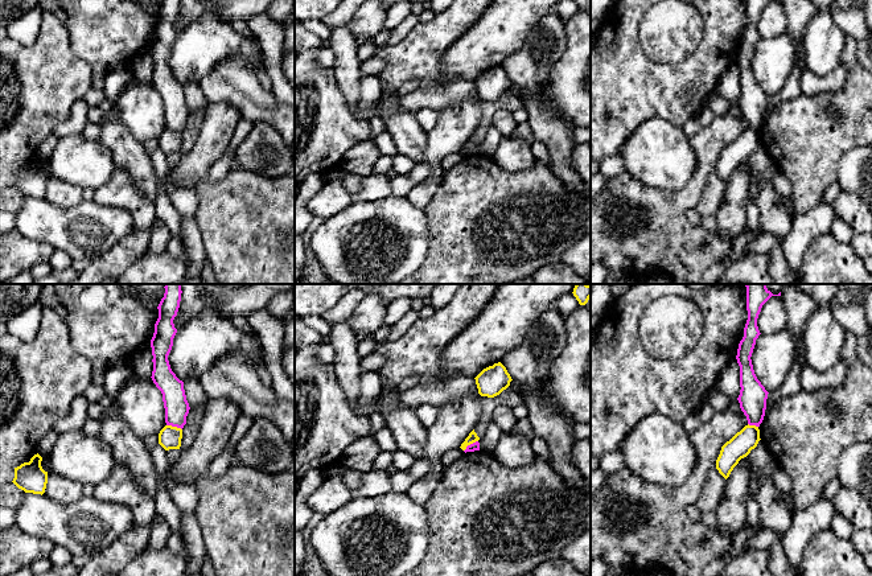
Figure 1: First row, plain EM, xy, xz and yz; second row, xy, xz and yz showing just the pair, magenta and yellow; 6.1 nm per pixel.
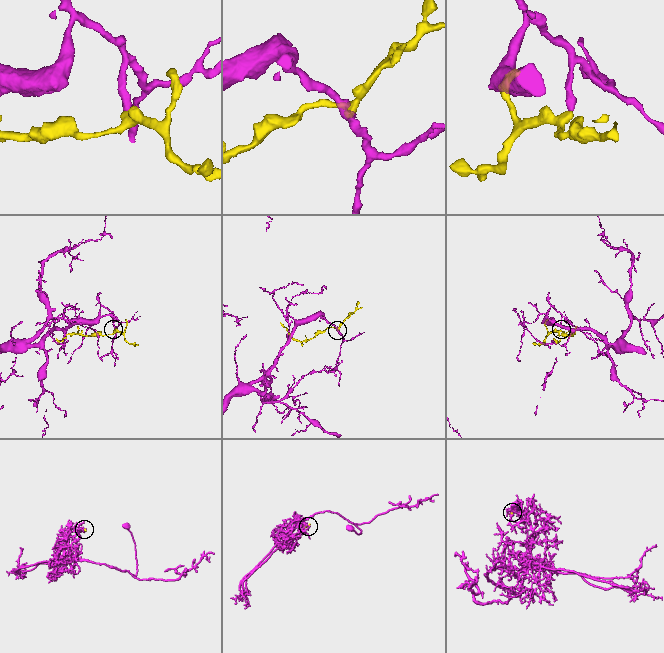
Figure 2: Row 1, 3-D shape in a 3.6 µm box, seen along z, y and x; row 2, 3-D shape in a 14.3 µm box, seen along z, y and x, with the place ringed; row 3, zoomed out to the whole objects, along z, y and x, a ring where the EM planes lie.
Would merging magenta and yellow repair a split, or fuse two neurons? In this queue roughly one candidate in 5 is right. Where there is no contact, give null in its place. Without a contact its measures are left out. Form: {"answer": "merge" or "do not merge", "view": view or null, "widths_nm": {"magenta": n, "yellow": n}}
{"answer": "do not merge", "view": "xy", "widths_nm": {"magenta": 150, "yellow": 140}}

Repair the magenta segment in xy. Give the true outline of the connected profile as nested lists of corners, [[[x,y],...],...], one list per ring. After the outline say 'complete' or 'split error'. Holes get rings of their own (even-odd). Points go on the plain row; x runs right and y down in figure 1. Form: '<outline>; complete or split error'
[[[164,0],[157,11],[159,22],[155,28],[155,37],[151,44],[153,59],[152,85],[163,98],[166,129],[184,132],[189,118],[184,86],[172,75],[168,59],[177,37],[173,24],[180,12],[181,0]]]; complete

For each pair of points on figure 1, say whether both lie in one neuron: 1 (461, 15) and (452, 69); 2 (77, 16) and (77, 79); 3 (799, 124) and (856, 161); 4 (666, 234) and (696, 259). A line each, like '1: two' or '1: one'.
1: two
2: two
3: two
4: one

